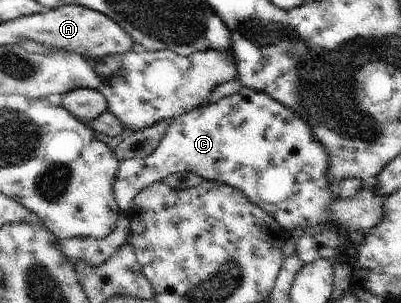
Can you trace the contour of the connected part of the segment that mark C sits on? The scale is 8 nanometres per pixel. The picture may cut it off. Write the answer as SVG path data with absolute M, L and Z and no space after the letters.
M243 86L236 94L177 116L168 125L165 137L161 138L157 149L150 156L142 160L131 158L120 162L113 189L117 205L124 213L130 208L132 199L148 185L163 181L177 172L191 172L205 180L224 183L242 191L255 205L272 215L285 231L304 229L315 224L335 226L342 239L341 253L350 257L356 254L356 247L361 243L365 232L341 230L330 219L329 207L339 197L339 191L333 190L329 185L329 164L325 148L316 140L305 120L266 93Z

